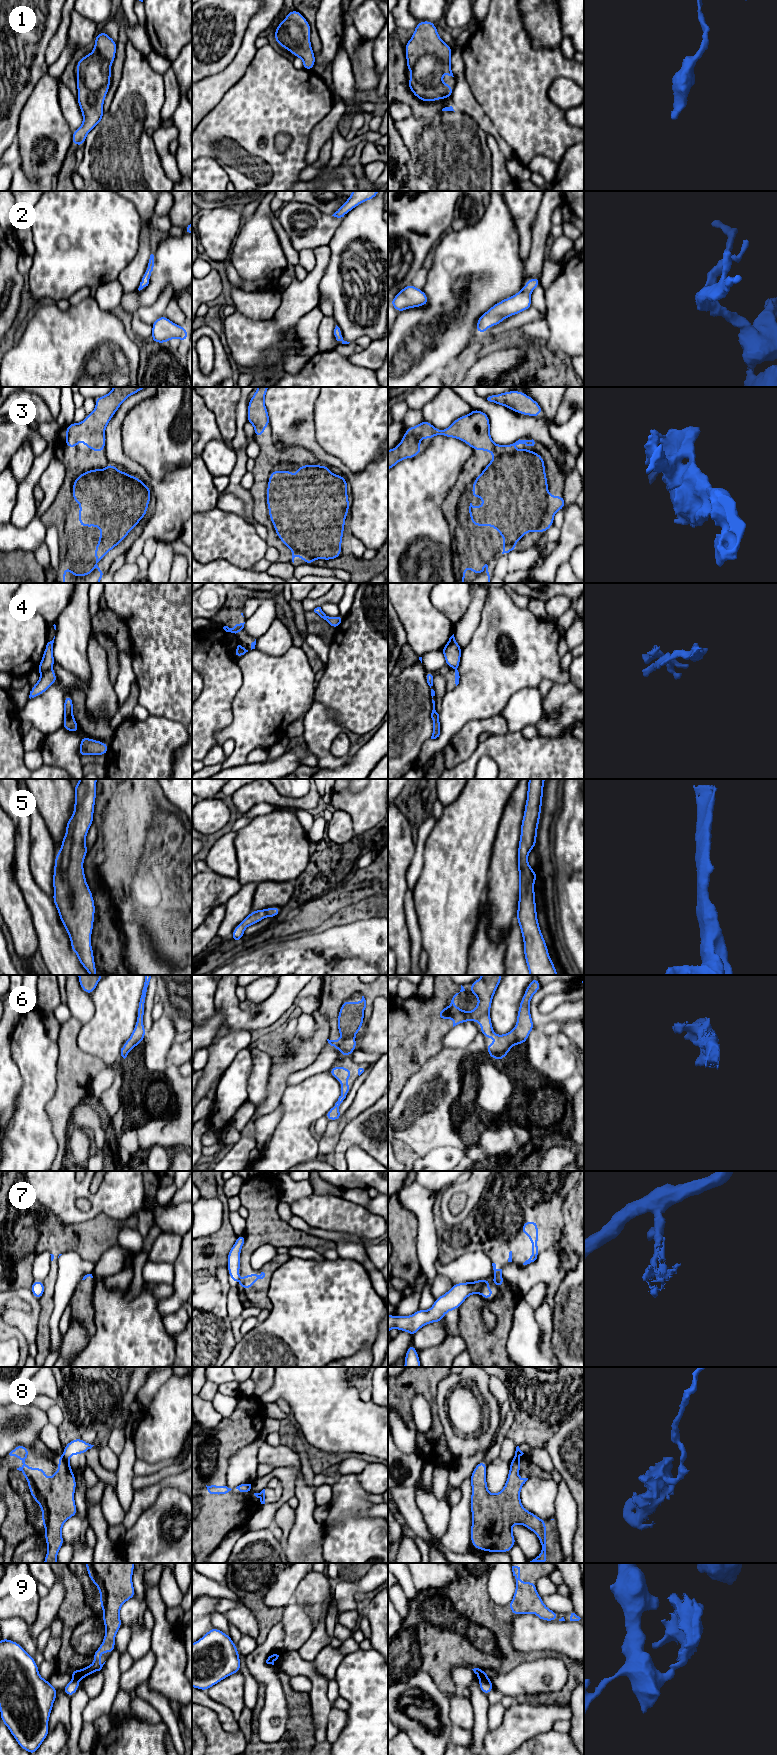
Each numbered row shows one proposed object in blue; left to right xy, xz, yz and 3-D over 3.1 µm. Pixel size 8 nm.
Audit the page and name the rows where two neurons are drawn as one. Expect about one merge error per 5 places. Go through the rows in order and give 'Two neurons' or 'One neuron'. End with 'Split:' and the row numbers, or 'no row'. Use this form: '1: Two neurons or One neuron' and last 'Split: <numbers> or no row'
1: One neuron
2: One neuron
3: One neuron
4: Two neurons
5: One neuron
6: One neuron
7: Two neurons
8: Two neurons
9: Two neurons
Split: 4, 7, 8, 9

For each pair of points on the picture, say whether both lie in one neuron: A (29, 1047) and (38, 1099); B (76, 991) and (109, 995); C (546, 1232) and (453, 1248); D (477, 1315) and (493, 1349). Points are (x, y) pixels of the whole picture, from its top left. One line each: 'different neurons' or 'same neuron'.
A: same neuron
B: different neurons
C: same neuron
D: same neuron

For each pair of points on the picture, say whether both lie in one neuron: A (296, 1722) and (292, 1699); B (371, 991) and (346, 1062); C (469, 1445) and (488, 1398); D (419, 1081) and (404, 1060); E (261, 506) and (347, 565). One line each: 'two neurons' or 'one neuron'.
A: one neuron
B: one neuron
C: one neuron
D: two neurons
E: one neuron

